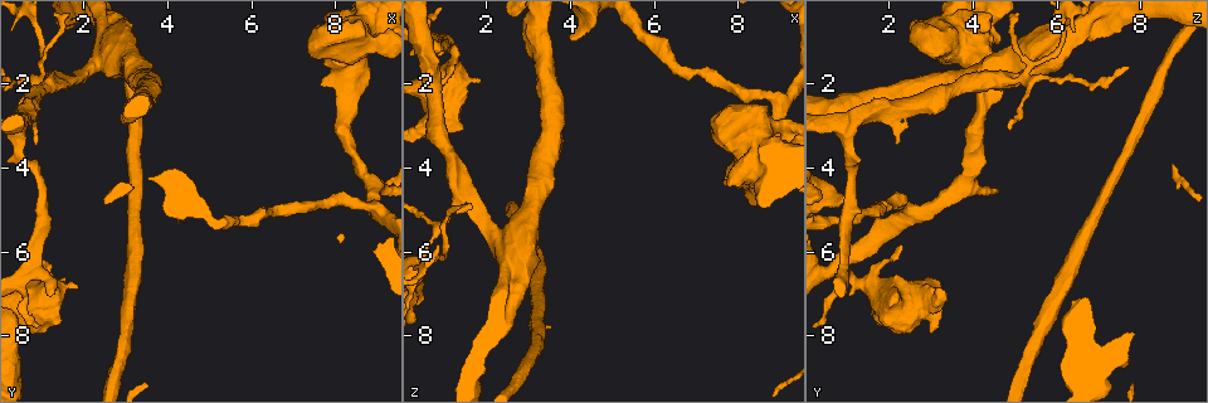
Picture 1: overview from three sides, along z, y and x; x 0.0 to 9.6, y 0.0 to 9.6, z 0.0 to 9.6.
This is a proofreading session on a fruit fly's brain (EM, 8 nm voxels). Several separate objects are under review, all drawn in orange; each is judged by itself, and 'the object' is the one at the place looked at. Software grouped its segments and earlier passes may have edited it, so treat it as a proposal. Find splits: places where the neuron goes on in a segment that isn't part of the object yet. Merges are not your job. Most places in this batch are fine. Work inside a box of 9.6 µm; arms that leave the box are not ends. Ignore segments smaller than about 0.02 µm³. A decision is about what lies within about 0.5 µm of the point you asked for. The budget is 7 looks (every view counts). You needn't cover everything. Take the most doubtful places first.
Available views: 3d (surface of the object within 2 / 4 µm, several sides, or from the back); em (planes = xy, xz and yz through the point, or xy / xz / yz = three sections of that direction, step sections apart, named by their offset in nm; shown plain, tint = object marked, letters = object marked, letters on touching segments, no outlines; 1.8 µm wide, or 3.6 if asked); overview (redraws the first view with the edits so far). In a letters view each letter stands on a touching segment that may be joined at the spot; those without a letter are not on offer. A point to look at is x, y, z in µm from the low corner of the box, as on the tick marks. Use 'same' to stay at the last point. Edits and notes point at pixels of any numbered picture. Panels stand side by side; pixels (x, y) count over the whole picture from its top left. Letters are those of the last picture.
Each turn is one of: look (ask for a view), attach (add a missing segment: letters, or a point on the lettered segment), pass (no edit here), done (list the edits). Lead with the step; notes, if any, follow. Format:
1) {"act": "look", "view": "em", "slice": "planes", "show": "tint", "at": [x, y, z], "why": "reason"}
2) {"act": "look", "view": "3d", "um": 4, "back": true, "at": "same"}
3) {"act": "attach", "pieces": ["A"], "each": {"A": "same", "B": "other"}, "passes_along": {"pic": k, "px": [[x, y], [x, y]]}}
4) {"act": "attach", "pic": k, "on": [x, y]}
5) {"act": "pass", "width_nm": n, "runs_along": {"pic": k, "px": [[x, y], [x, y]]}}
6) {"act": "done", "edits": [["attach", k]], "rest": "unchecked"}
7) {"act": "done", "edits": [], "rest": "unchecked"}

{"act": "look", "view": "3d", "um": 4, "at": [0.90, 3.40, 2.20], "why": "an open end"}

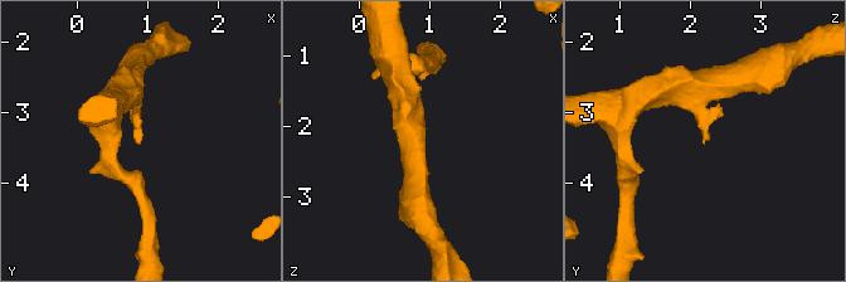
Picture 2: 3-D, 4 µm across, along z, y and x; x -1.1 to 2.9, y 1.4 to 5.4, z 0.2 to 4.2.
{"act": "look", "view": "em", "slice": "planes", "show": "letters", "at": [0.90, 3.40, 2.20]}

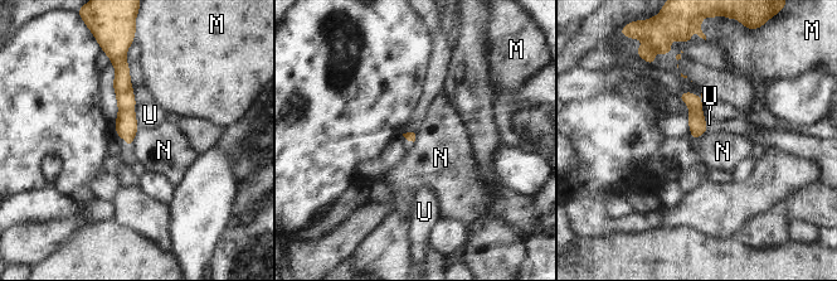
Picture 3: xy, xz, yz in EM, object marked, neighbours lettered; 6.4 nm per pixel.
{"act": "pass", "each": {"M": "other", "N": "other", "U": "other"}, "border": {"pic": 3, "px": [[707, 129], [696, 137], [690, 137]]}, "found": "none of them fits"}

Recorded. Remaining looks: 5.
{"act": "look", "view": "3d", "um": 4, "at": [2.20, 1.10, 6.30], "why": "an open end"}

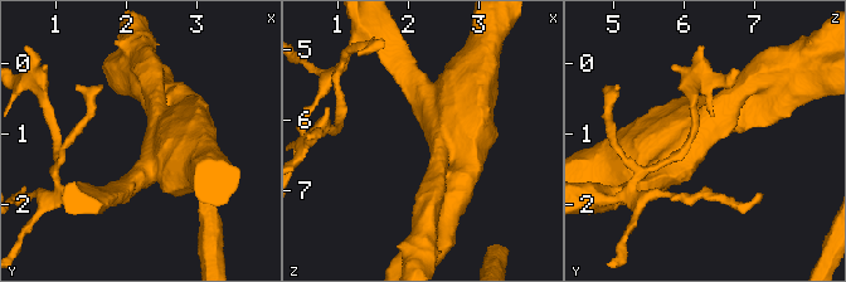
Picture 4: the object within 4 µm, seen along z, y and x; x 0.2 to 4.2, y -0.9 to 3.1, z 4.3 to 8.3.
{"act": "look", "view": "em", "slice": "planes", "show": "plain", "at": [2.25, 1.10, 6.25], "why": "shape alone is not enough"}

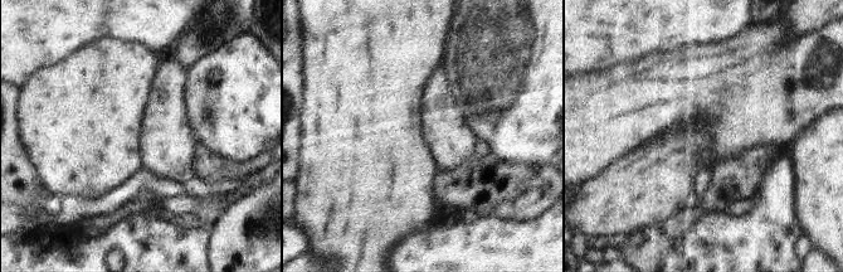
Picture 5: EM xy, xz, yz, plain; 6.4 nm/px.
{"act": "look", "view": "em", "slice": "planes", "show": "letters", "at": "same", "why": "see the neighbours"}

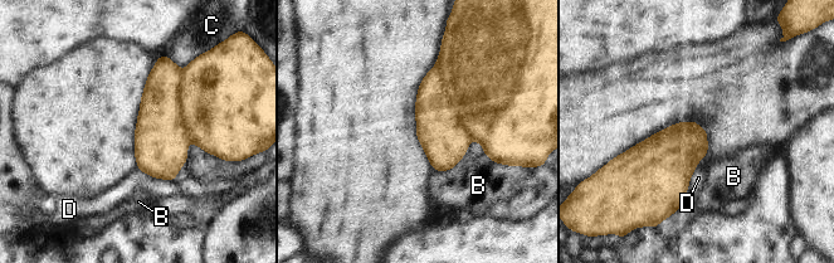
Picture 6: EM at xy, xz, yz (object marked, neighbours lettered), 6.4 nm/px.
{"act": "pass", "width_nm": 300, "each": {"B": "other", "C": "other", "D": "other"}, "border": {"pic": 6, "px": [[462, 157], [452, 167], [437, 171]]}, "found": "no lettered segment goes on from it"}

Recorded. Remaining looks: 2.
{"act": "done", "edits": [], "rest": "unchecked"}

